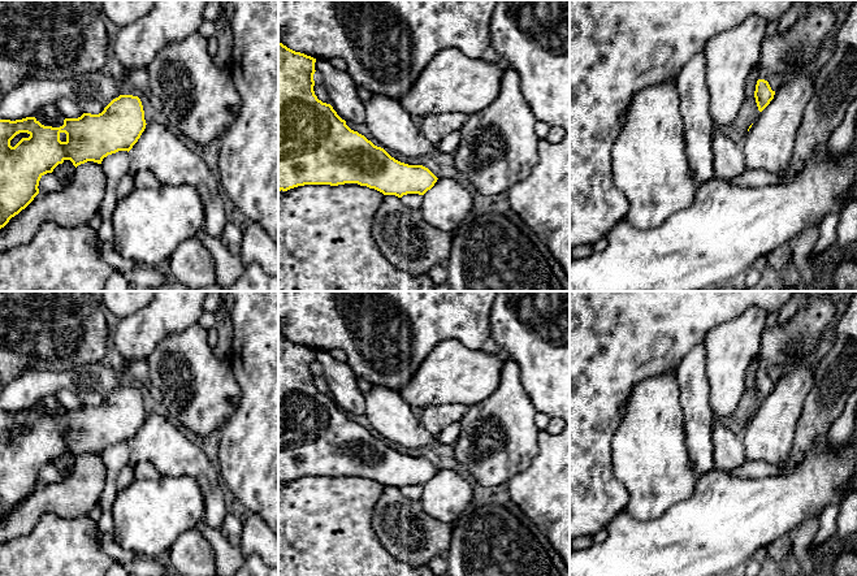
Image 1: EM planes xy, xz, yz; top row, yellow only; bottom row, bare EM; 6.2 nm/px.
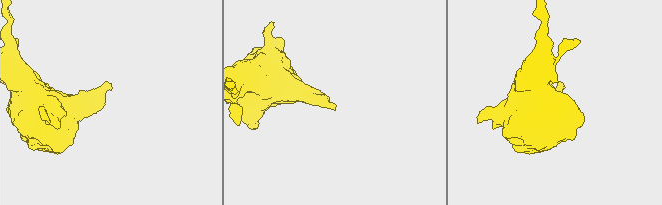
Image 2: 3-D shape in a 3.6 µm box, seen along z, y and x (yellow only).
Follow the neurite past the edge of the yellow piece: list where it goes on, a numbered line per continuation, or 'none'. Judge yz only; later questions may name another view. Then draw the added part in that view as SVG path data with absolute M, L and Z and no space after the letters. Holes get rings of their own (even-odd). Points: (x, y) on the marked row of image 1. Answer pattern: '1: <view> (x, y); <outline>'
1: yz (793, 51); M811 0L788 31L763 39L761 56L756 64L761 70L757 81L769 81L775 73L793 77L810 69L835 22L830 4Z

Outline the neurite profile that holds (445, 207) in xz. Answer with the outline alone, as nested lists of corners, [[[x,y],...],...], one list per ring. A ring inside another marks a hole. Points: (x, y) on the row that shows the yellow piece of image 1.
[[[440,178],[423,195],[420,211],[430,226],[454,231],[472,213],[472,207],[472,194],[462,182],[454,178]]]

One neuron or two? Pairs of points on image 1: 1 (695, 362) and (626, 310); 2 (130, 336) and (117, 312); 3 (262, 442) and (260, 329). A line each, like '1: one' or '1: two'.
1: two
2: two
3: one

